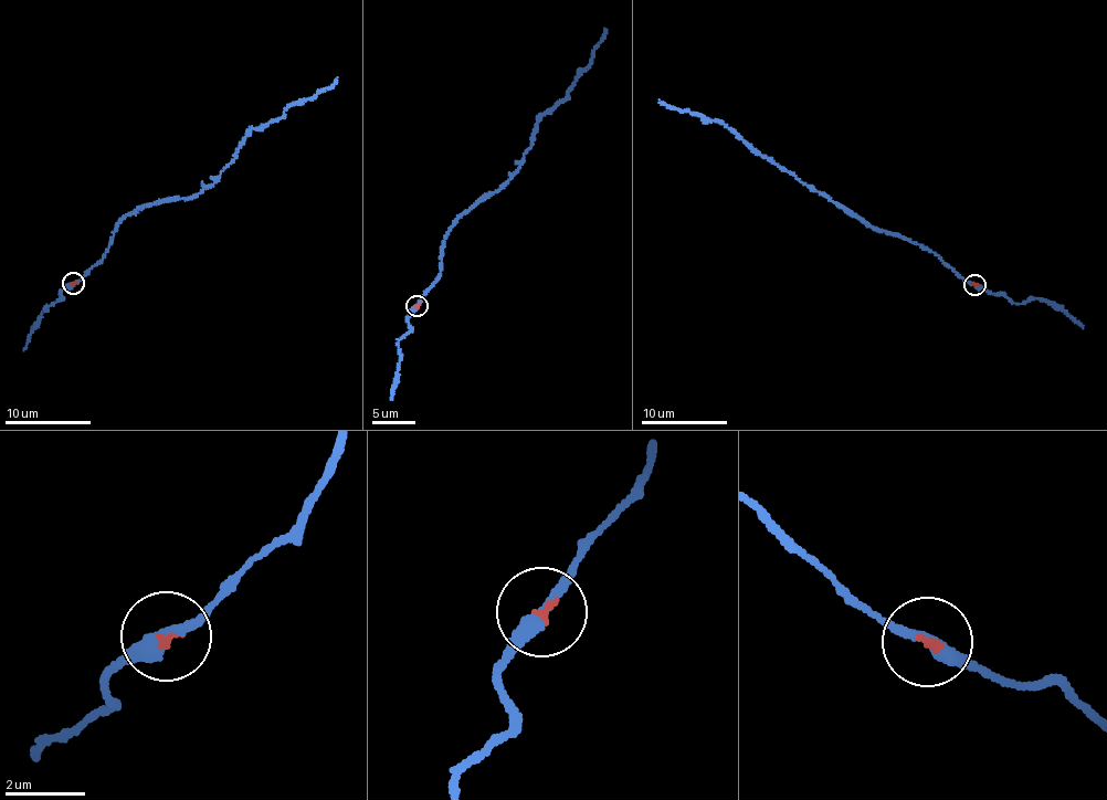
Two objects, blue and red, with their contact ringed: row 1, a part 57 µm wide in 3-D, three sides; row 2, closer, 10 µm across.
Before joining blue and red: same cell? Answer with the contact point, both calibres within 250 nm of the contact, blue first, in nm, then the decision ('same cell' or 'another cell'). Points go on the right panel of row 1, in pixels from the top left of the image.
at (974, 284); 320 nm thick on the blue side, 110 nm on the other; same cell

